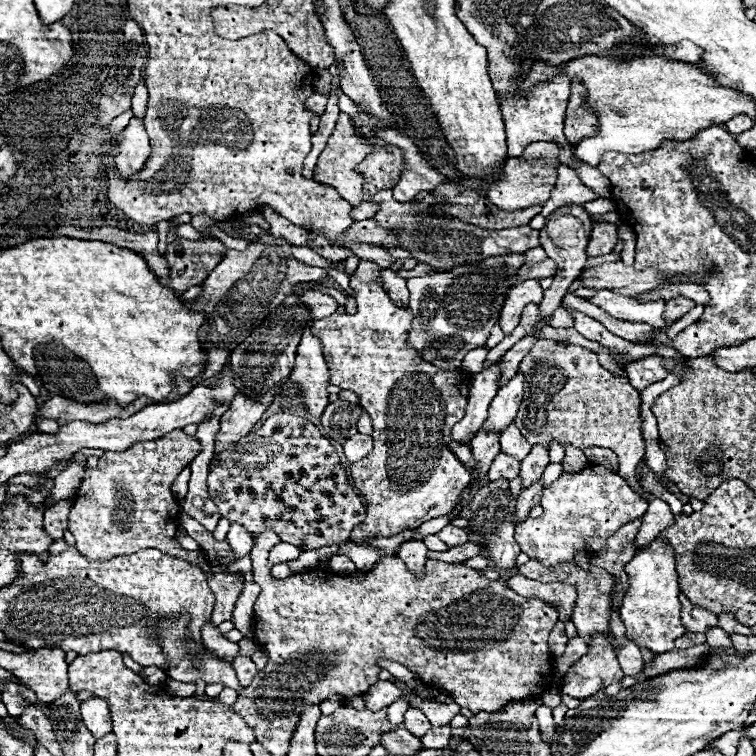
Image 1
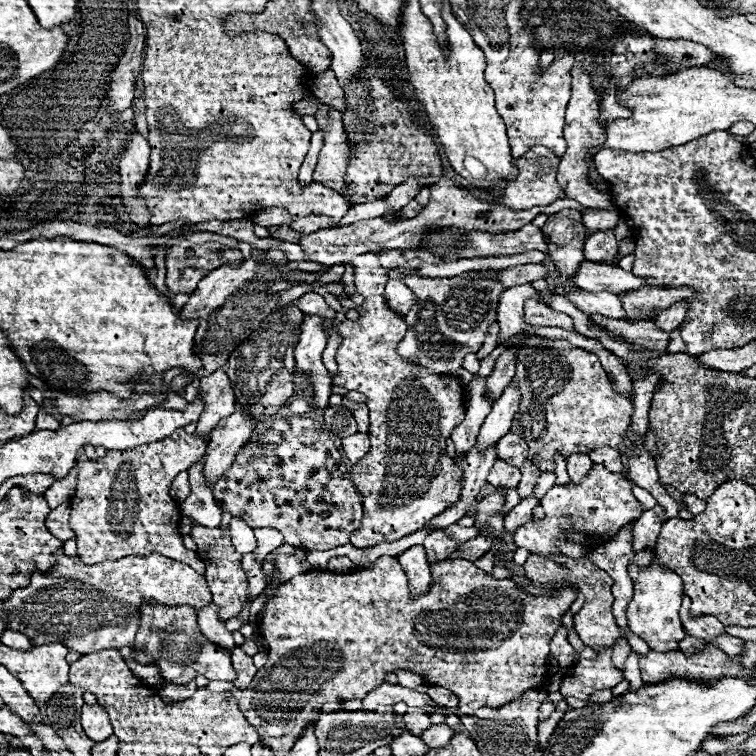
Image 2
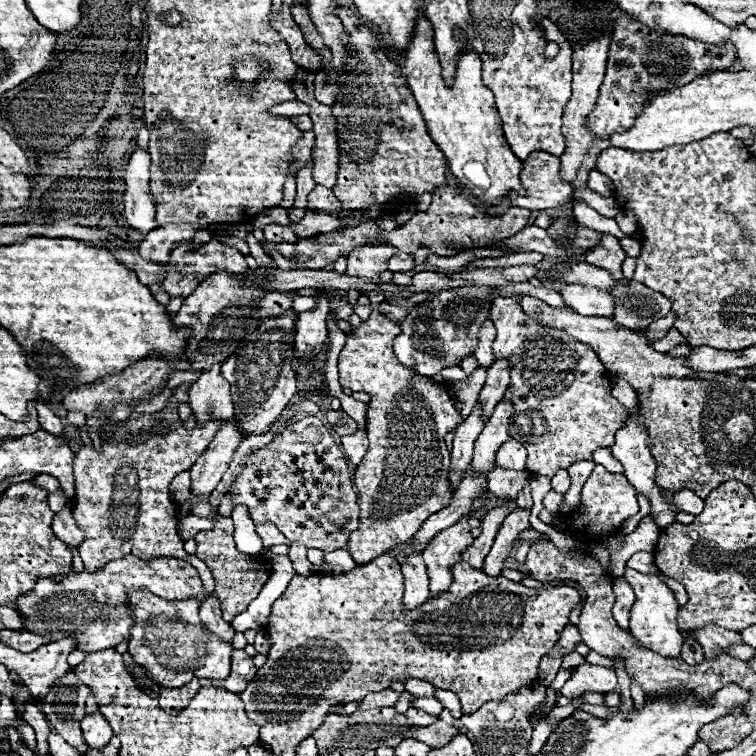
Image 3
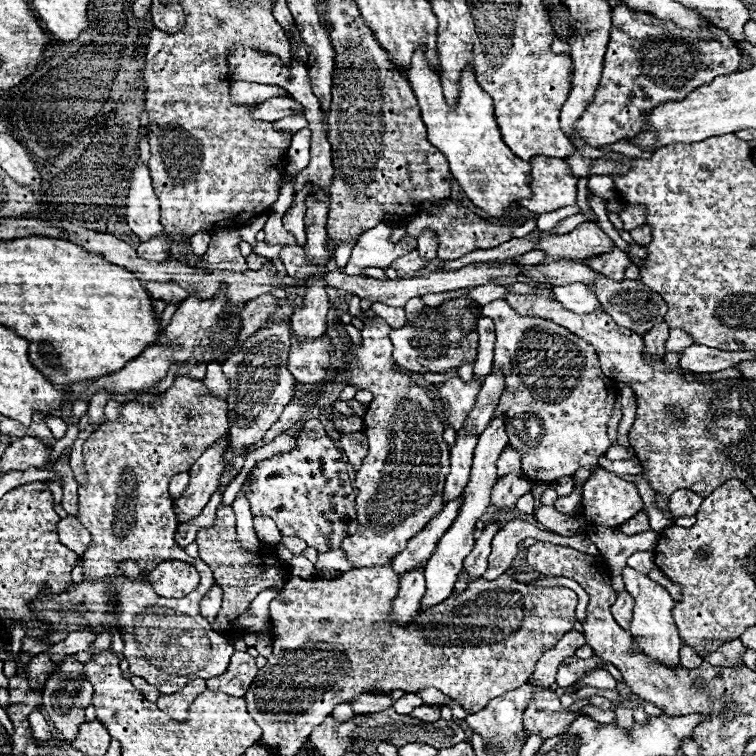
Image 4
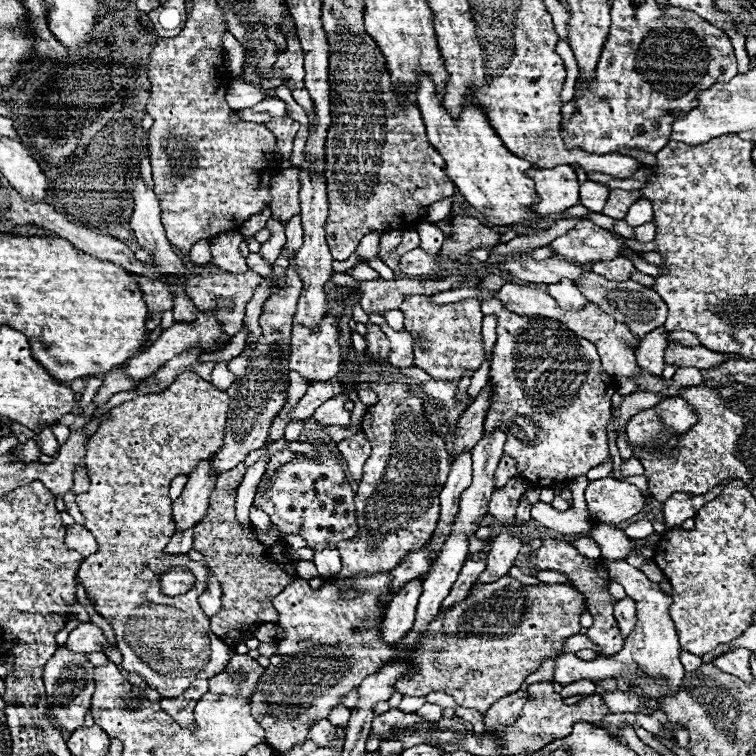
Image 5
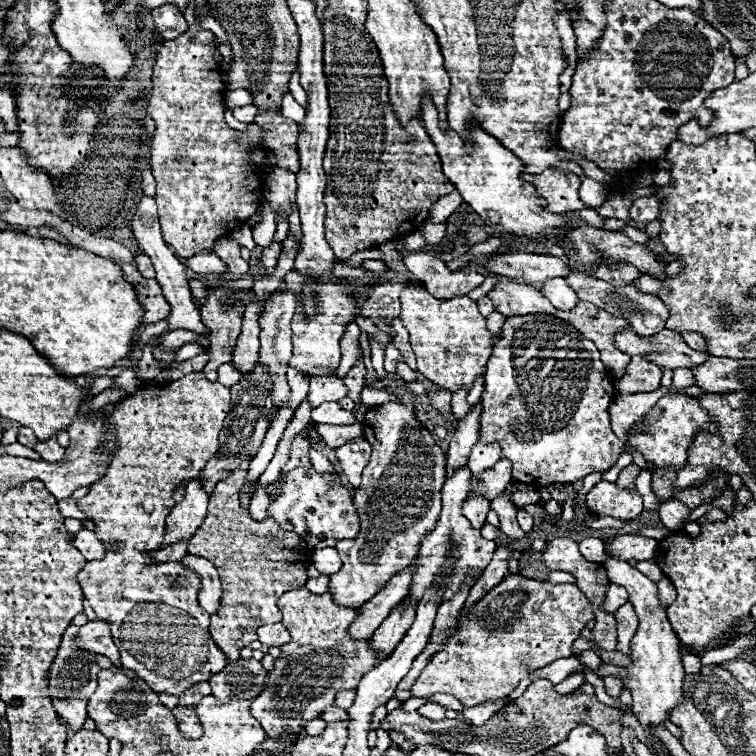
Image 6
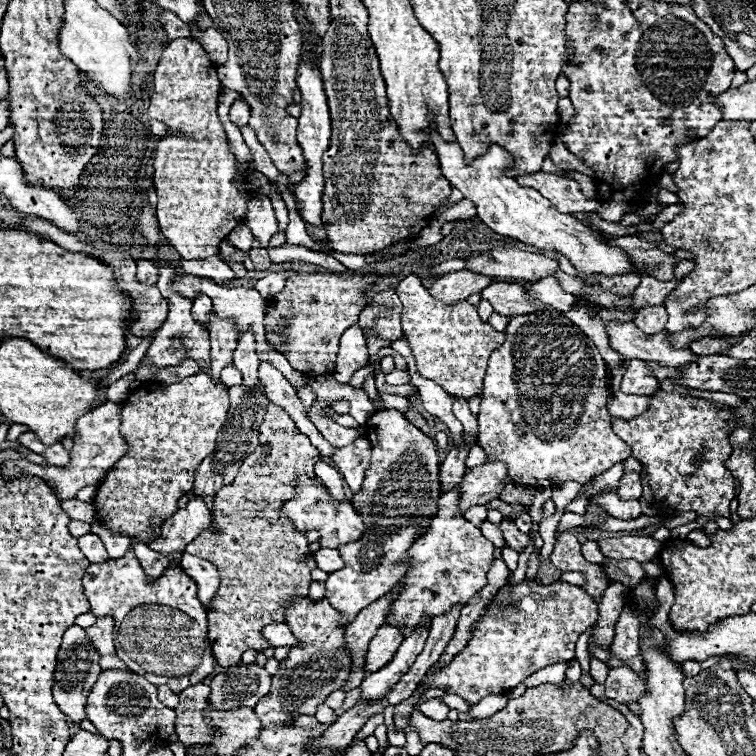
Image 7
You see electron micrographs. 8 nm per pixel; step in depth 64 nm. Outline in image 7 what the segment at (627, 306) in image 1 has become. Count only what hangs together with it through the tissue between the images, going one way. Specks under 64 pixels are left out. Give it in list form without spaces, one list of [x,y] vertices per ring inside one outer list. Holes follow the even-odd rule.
[[[552,276],[544,278],[544,280],[538,280],[534,284],[528,284],[526,286],[528,294],[536,300],[542,300],[548,308],[552,310],[558,310],[558,312],[566,312],[566,310],[572,310],[574,304],[576,304],[576,298],[574,294],[566,294],[560,286],[560,282]]]

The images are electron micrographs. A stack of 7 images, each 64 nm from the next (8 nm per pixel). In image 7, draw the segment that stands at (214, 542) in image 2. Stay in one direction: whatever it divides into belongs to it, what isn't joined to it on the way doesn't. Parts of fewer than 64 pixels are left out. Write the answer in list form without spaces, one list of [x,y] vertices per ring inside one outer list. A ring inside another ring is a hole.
[[[274,404],[266,408],[264,422],[260,424],[260,444],[266,444],[266,442],[272,442],[272,452],[266,458],[266,462],[262,464],[262,446],[254,450],[254,454],[242,462],[234,482],[228,486],[222,486],[216,492],[214,506],[212,506],[214,518],[208,530],[202,530],[202,534],[194,538],[190,546],[186,546],[188,554],[212,562],[220,572],[220,588],[208,610],[208,638],[210,638],[214,656],[222,668],[234,666],[236,662],[240,662],[242,652],[248,648],[254,648],[260,652],[262,648],[270,646],[262,638],[262,628],[274,622],[284,622],[284,602],[290,596],[308,594],[308,586],[312,582],[310,572],[316,568],[314,554],[308,550],[308,540],[302,534],[298,534],[298,530],[294,530],[290,520],[280,518],[278,512],[282,504],[294,496],[294,474],[306,472],[308,476],[314,476],[314,464],[320,452],[310,444],[308,436],[298,432],[290,416],[280,406],[274,406]]]

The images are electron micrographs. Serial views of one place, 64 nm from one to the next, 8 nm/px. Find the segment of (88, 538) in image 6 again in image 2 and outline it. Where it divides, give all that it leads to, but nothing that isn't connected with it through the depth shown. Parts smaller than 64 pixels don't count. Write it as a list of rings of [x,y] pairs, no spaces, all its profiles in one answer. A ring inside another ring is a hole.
[[[64,502],[58,508],[54,508],[46,518],[46,524],[48,524],[46,528],[50,530],[50,534],[54,534],[62,542],[68,538],[74,538],[74,532],[68,526],[68,516],[70,516],[70,502]]]

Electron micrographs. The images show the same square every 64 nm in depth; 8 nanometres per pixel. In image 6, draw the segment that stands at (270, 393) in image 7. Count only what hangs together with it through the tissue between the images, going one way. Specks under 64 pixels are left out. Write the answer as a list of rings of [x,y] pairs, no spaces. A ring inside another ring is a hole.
[[[286,288],[278,294],[272,294],[266,304],[264,304],[264,312],[260,316],[260,364],[268,366],[268,372],[272,376],[272,388],[274,388],[274,404],[284,406],[290,398],[290,386],[286,382],[286,368],[290,362],[290,354],[292,354],[292,340],[290,340],[290,322],[292,316],[296,312],[296,300],[294,294],[288,292]]]

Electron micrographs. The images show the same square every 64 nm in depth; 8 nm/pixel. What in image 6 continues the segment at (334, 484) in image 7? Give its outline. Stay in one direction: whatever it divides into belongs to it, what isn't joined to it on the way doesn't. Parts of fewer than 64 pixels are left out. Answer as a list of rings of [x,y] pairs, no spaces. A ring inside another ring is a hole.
[[[310,448],[310,462],[312,462],[312,466],[318,470],[318,472],[324,472],[324,474],[332,474],[334,472],[334,466],[328,462],[328,458],[324,456],[324,454],[320,454],[318,450],[314,450],[314,448]]]

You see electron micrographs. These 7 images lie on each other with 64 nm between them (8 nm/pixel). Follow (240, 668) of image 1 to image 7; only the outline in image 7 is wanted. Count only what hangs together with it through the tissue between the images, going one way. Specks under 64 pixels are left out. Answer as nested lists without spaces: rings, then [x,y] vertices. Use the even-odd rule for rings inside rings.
[[[238,662],[236,666],[226,668],[216,674],[210,682],[210,696],[214,708],[230,710],[234,706],[258,704],[258,700],[270,690],[270,674],[258,664]]]

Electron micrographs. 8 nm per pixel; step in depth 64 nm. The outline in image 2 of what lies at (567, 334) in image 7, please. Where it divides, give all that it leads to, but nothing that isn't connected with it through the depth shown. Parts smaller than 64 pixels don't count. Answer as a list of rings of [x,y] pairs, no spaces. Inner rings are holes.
[[[532,282],[512,286],[502,292],[500,304],[498,304],[498,318],[496,322],[500,324],[500,344],[518,334],[520,330],[526,328],[524,324],[524,300],[526,298],[540,298],[538,290],[532,286]],[[536,338],[536,342],[518,340],[514,344],[524,344],[526,350],[518,356],[514,376],[514,384],[520,386],[522,400],[520,410],[514,416],[512,432],[518,432],[526,440],[530,456],[536,456],[542,472],[554,470],[552,458],[556,452],[566,458],[572,452],[588,454],[600,446],[616,450],[624,446],[634,404],[630,396],[622,396],[614,390],[596,354],[574,348],[566,340]]]

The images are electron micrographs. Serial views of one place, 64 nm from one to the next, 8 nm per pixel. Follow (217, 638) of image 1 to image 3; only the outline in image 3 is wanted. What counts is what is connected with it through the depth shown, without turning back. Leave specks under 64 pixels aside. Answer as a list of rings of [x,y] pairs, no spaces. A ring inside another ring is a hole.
[[[210,594],[210,598],[206,602],[200,604],[200,620],[206,626],[206,630],[210,630],[210,634],[222,636],[222,640],[232,642],[234,638],[234,628],[228,622],[222,622],[220,616],[220,602]]]

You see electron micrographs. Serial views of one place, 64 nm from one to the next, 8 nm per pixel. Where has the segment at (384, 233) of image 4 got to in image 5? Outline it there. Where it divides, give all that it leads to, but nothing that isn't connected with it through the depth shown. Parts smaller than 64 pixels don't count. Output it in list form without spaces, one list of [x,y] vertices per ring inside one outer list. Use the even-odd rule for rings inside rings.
[[[408,230],[408,232],[404,232],[402,242],[398,244],[398,248],[396,248],[394,252],[396,252],[398,256],[404,256],[406,252],[410,252],[410,250],[414,250],[414,248],[418,248],[418,232]],[[370,232],[360,240],[360,246],[356,248],[356,254],[360,254],[360,262],[368,262],[374,258],[380,258],[380,242],[384,232]]]

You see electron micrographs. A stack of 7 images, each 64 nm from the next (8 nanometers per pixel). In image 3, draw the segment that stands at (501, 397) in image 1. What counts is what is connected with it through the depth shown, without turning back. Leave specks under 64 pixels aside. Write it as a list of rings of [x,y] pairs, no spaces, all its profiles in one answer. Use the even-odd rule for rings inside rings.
[[[502,398],[496,404],[492,416],[488,418],[482,434],[474,442],[474,458],[472,458],[474,468],[486,470],[486,474],[494,468],[496,450],[502,446],[502,442],[506,442],[510,438],[508,424],[510,424],[512,414],[514,414],[512,402],[508,398]]]

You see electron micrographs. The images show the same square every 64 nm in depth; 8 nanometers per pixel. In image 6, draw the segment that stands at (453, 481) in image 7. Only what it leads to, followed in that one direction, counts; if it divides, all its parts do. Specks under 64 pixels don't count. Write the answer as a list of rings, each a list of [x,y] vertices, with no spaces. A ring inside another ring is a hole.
[[[478,402],[476,406],[470,408],[470,412],[462,420],[458,420],[458,428],[452,436],[452,442],[448,444],[448,462],[446,462],[448,476],[452,476],[454,470],[458,470],[462,464],[468,462],[468,454],[480,436],[480,426],[478,426],[480,412],[482,408]]]

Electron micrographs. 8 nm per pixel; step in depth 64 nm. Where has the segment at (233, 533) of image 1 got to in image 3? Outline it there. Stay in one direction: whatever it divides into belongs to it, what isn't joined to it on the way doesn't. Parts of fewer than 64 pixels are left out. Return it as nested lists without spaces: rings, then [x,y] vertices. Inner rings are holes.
[[[234,506],[232,520],[234,520],[234,542],[236,542],[236,548],[242,554],[248,554],[248,556],[260,554],[262,542],[260,542],[258,534],[254,532],[254,524],[252,524],[252,520],[248,516],[246,506]]]

